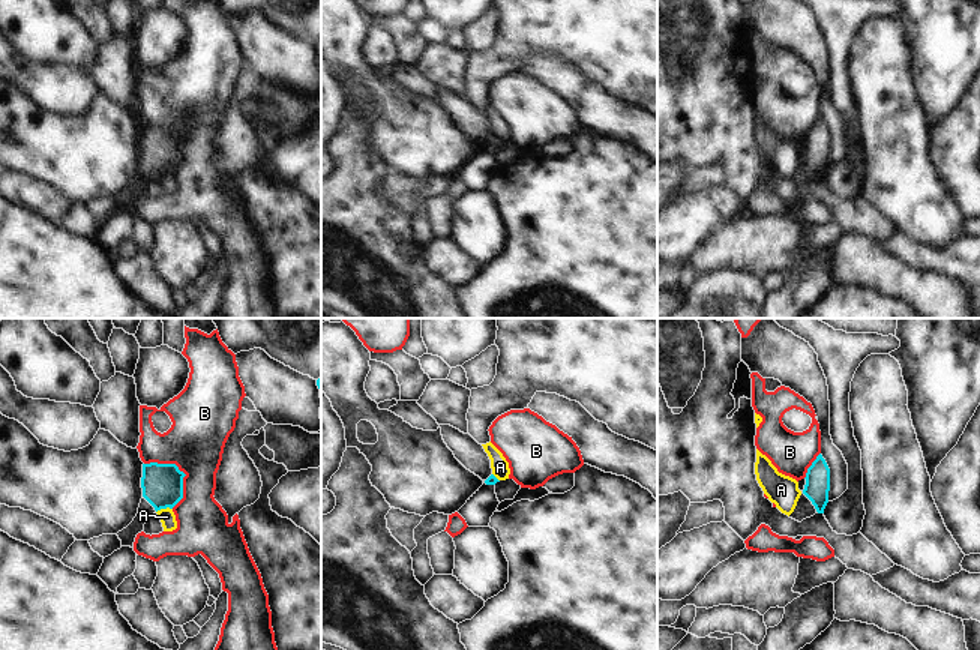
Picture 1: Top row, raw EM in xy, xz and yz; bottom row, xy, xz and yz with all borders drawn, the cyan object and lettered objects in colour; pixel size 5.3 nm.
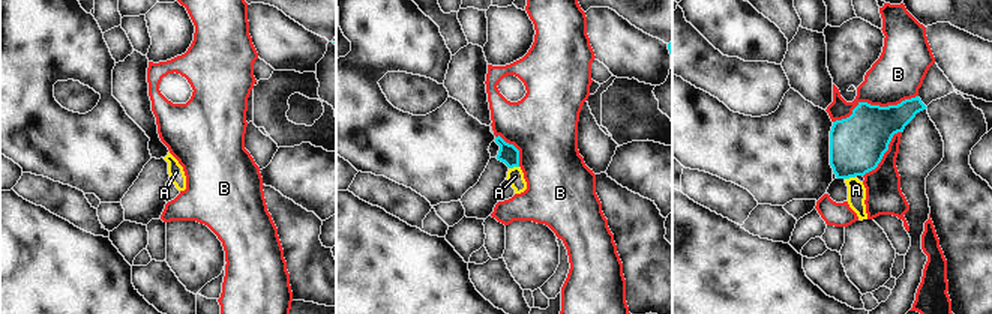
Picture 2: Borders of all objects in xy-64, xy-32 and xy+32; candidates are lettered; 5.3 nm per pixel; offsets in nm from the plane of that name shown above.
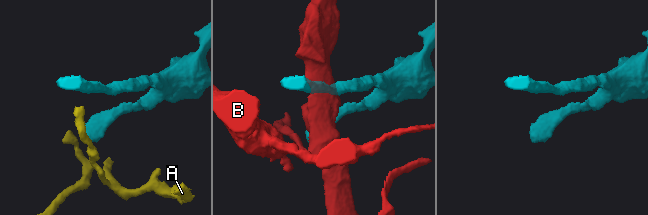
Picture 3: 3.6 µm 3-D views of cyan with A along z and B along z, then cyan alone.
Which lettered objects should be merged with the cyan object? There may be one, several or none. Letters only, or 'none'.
none

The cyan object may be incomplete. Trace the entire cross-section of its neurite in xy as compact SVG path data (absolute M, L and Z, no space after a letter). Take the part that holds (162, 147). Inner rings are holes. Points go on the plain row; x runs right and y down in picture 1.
M143 128L143 162L134 185L117 197L122 210L134 212L146 185L161 173L173 173L183 162L183 141L186 138L176 128Z

